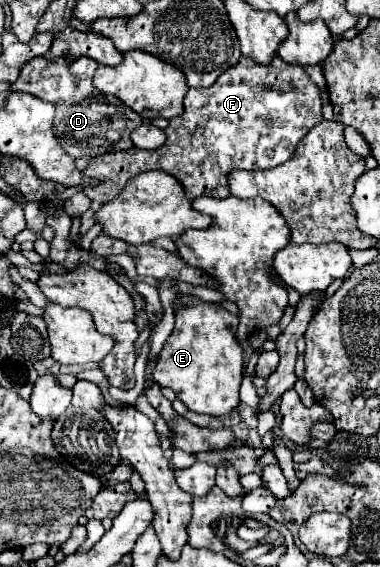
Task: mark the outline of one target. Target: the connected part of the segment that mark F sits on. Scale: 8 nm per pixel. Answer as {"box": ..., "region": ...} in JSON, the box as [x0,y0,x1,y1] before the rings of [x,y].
{"box":[84,57,324,203],"region":[[[242,57],[240,65],[236,69],[228,69],[228,73],[222,73],[218,81],[208,89],[190,89],[184,97],[184,113],[170,119],[166,133],[166,143],[156,151],[144,151],[144,149],[130,149],[130,157],[126,157],[126,151],[110,151],[100,157],[96,157],[84,173],[88,177],[94,177],[102,183],[98,183],[96,189],[86,189],[84,193],[98,203],[108,203],[120,191],[124,191],[124,185],[134,179],[136,175],[152,169],[162,169],[176,179],[186,189],[186,197],[190,201],[198,197],[216,197],[224,199],[230,195],[228,187],[228,173],[234,169],[272,169],[284,161],[288,161],[298,141],[322,121],[322,105],[324,99],[320,95],[320,89],[312,83],[310,75],[304,69],[296,69],[296,65],[284,65],[280,57],[272,61],[272,69],[268,65],[256,65],[256,61]]]}

